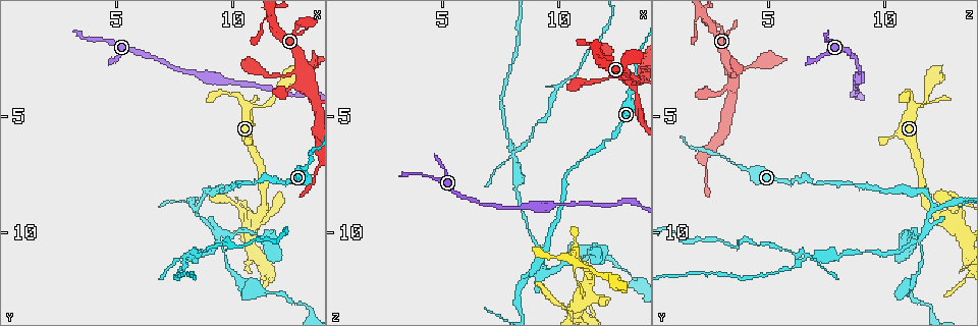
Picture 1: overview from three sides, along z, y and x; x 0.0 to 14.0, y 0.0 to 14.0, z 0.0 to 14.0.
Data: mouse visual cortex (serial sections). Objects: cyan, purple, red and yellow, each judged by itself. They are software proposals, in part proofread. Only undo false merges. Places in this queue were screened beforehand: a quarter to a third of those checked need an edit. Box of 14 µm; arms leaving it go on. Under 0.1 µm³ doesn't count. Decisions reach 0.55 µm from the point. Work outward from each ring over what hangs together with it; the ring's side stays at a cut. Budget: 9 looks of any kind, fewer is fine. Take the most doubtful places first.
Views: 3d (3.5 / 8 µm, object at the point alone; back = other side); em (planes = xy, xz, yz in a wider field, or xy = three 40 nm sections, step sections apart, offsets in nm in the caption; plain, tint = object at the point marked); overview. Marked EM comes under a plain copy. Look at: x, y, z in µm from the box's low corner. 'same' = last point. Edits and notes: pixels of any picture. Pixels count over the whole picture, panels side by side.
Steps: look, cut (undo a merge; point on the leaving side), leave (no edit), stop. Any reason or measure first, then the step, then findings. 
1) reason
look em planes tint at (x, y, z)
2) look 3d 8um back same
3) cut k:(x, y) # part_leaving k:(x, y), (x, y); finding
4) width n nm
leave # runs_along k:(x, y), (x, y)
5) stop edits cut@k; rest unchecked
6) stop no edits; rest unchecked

four or more arms meet
look 3d 3.5um back at (9.4, 10.4, 11.6)

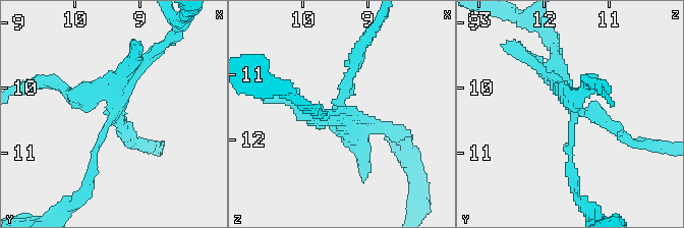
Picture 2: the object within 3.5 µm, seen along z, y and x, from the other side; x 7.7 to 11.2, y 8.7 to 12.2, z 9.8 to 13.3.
now the EM
look em xy step 3 tint at (9.40, 10.35, 11.50)

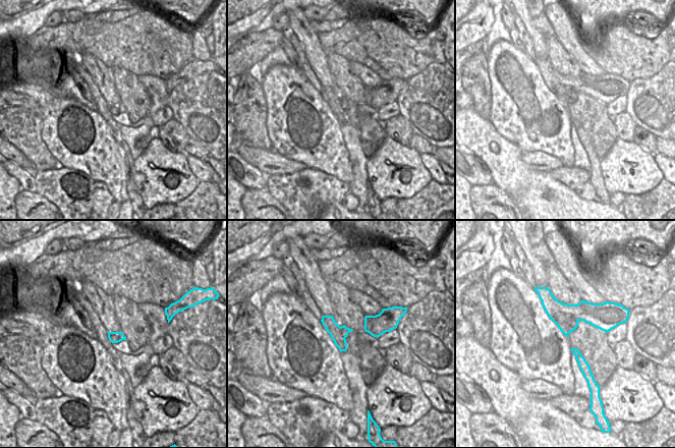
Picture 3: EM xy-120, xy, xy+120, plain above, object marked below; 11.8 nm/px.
cut 2:(515, 54) # part_leaving 2:(581, 113), (657, 148); two cells meet here

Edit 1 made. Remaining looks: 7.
looks like a crossing
look 3d 3.5um at (13.1, 3.0, 3.7)

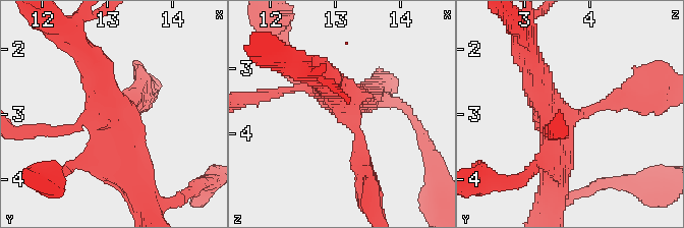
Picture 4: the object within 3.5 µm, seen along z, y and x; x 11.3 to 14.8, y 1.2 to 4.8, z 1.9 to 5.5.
leave # runs_along 4:(94, 60), (134, 185); all the same cell

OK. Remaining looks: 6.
three arms meet
look 3d 3.5um at (8.5, 8.9, 12.2)

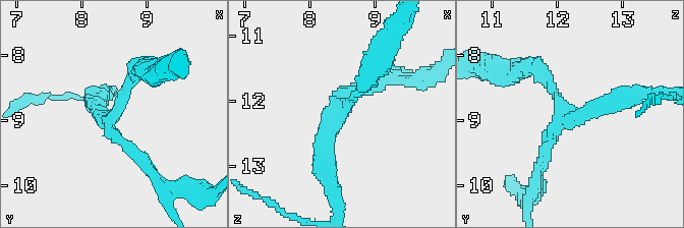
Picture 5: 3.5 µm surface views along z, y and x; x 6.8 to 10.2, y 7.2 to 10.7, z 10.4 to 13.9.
arms 3; arm_widths 150, 250, 250 nm; now the EM
look em xy step 5 tint at (8.50, 8.90, 12.10)

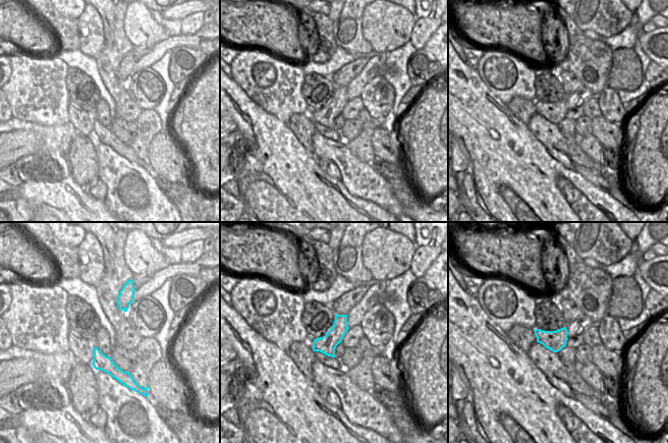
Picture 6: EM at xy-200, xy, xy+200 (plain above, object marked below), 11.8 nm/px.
leave # all the same cell

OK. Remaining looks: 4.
three-way junction
look 3d 8um at (10.8, 4.6, 11.3)

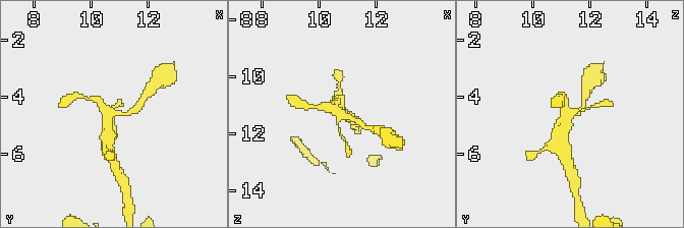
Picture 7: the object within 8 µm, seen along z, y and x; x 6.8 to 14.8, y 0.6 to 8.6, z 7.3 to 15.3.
closer look
look 3d 3.5um at (10.8, 4.6, 11.3)

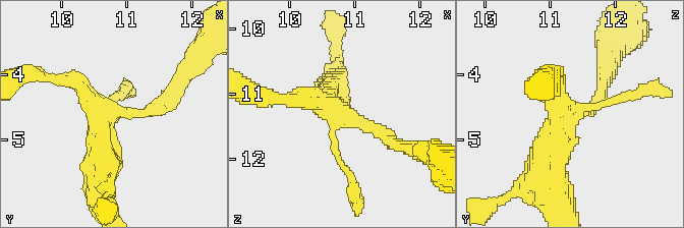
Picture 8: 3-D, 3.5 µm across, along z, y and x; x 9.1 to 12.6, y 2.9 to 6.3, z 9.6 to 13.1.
shape alone is not enough
look em xy step 1 tint at (10.75, 4.60, 11.35)

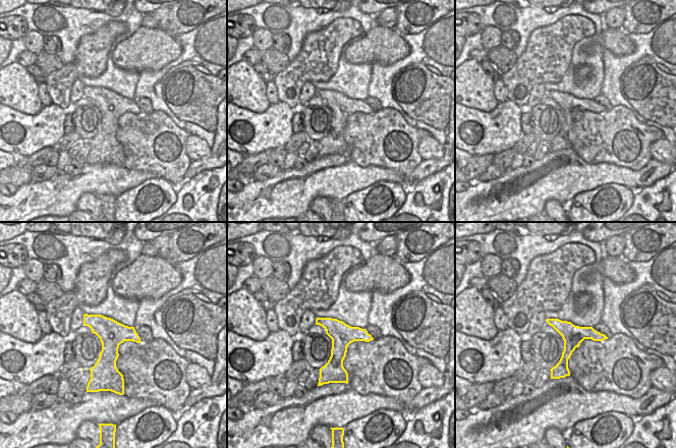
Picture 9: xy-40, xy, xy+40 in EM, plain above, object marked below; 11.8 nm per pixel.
leave # runs_along 9:(86, 317), (107, 337), (107, 380); continuous, no second cell

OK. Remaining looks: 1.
stop edits cut@2; rest unchecked

